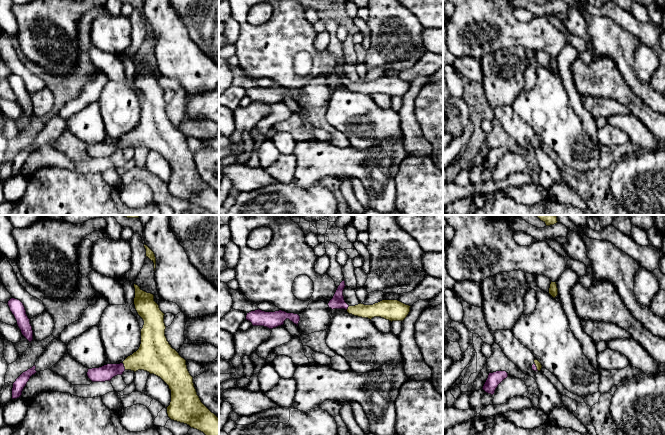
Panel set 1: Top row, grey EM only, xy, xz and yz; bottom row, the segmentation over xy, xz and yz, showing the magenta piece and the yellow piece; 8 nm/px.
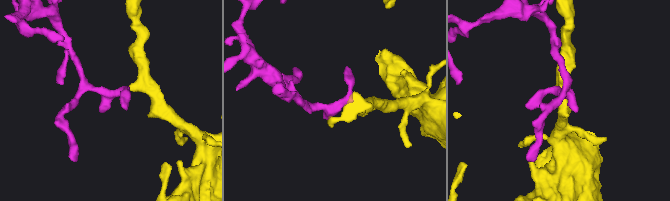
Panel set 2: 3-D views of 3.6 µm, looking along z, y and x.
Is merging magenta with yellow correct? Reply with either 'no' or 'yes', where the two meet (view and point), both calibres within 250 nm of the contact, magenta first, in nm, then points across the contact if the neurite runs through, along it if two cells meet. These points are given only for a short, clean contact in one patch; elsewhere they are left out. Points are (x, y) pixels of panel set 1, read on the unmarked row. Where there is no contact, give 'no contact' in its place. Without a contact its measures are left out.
yes; contact xy (123, 142); calibres 130 and 260 nm; way xy (105, 149), (123, 142), (152, 132)

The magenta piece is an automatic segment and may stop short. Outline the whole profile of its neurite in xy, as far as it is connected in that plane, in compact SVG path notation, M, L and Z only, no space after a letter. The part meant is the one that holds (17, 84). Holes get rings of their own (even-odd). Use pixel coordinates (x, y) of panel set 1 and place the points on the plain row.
M11 74L7 80L17 97L17 101L21 106L22 111L31 118L33 116L33 106L23 79L18 75Z

